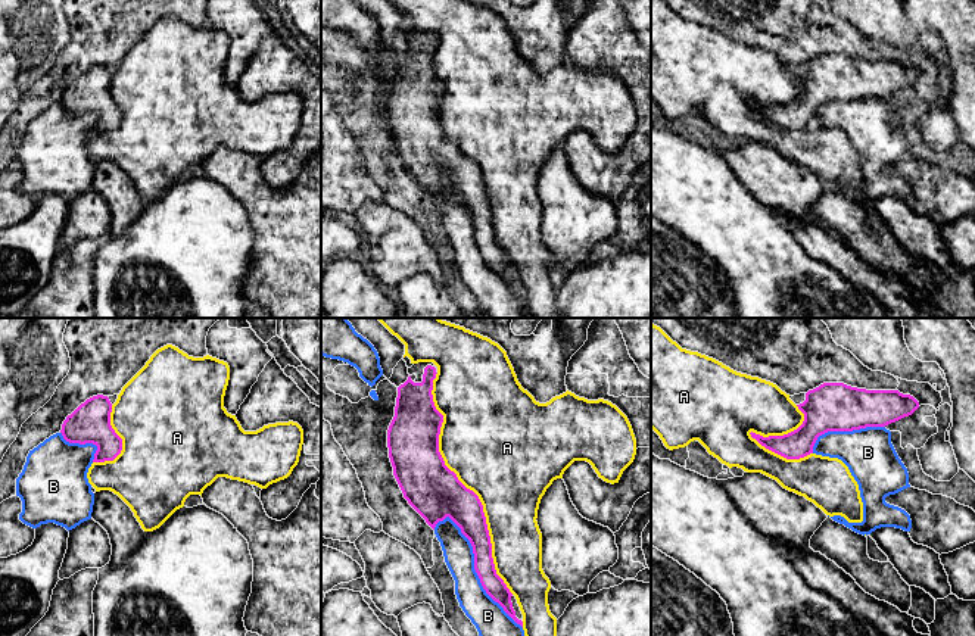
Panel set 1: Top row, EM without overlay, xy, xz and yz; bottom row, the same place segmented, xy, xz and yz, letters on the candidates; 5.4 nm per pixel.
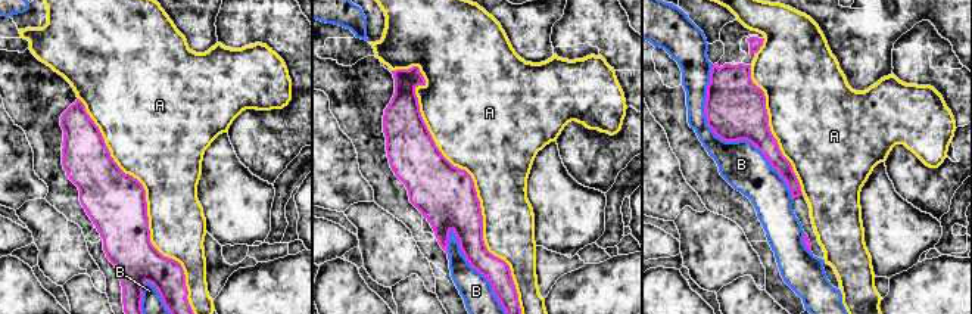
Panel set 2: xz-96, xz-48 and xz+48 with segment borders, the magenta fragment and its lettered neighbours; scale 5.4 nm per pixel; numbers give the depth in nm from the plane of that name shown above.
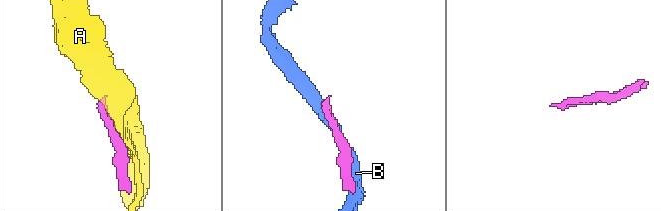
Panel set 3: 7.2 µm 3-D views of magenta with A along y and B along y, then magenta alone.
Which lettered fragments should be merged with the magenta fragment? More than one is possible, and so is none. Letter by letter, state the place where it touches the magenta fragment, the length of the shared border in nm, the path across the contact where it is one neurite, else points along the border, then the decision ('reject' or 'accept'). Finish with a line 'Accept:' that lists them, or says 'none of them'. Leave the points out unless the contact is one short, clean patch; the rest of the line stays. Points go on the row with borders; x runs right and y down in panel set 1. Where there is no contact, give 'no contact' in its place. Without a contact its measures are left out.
A: xz (463, 485) | 1300 nm | reject
B: xz (474, 569) | 750 nm | reject
Accept: none of them

